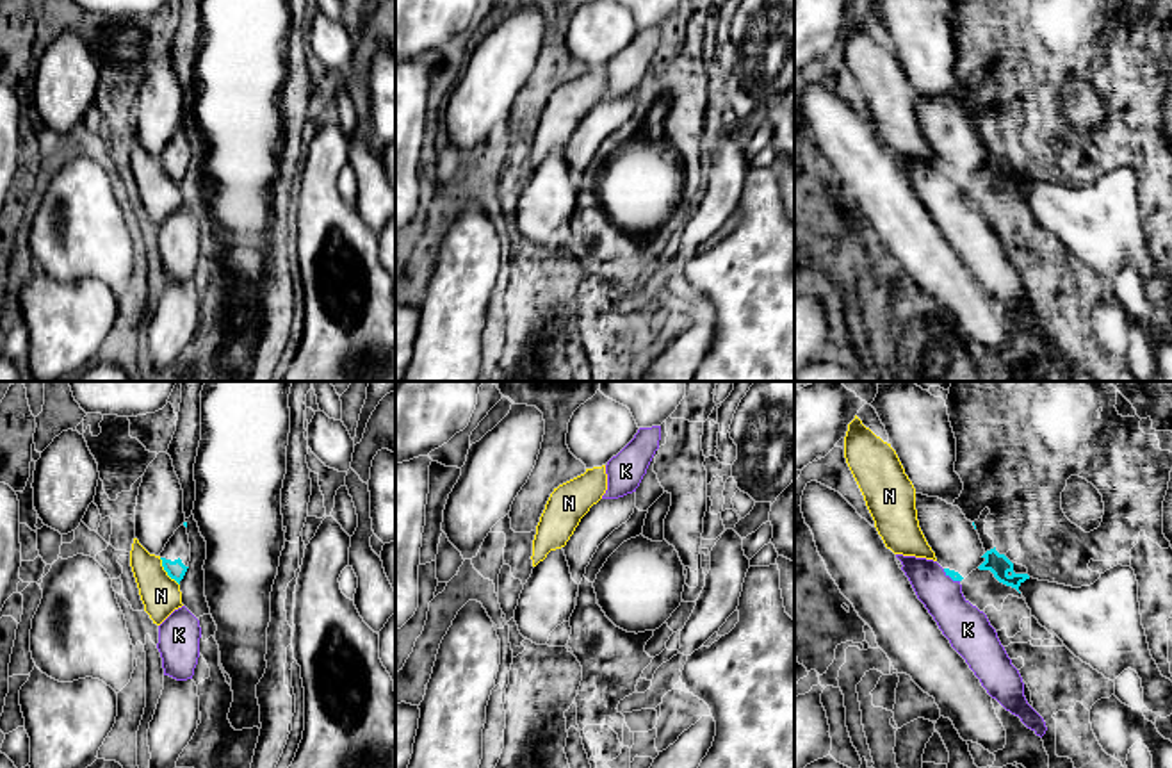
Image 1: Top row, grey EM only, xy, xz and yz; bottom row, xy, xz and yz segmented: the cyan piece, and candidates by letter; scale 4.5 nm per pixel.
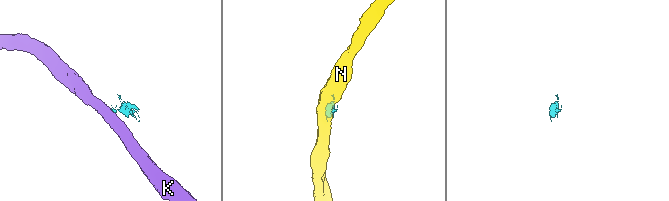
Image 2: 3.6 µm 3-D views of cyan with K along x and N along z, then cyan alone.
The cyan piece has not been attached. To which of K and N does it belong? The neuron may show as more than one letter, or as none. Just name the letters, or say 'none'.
none

